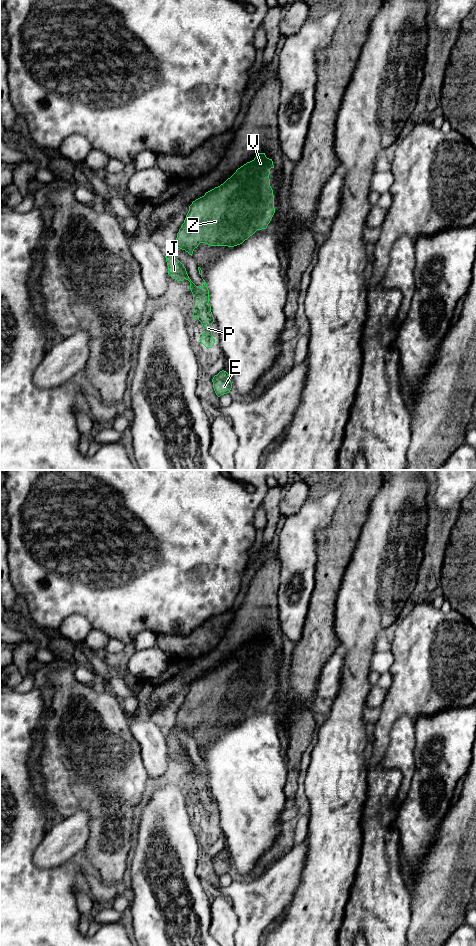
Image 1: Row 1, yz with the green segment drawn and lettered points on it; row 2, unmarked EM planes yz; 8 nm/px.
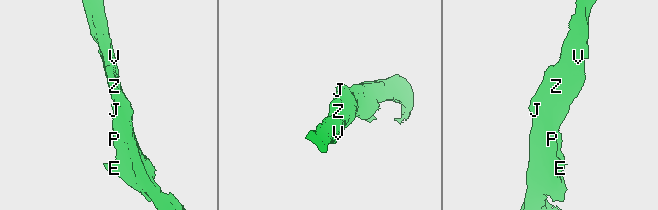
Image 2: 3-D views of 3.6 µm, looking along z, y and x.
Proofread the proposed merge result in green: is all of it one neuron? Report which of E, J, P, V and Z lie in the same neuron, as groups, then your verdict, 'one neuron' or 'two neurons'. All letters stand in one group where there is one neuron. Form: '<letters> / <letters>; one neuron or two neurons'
E J P V Z; one neuron

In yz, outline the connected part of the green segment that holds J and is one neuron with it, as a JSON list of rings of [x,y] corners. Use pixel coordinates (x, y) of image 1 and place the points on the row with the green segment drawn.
[[[171,253],[166,255],[166,262],[168,266],[168,275],[177,281],[183,281],[184,279],[190,282],[190,290],[193,294],[193,314],[192,317],[198,319],[203,327],[202,337],[200,338],[201,344],[206,348],[212,348],[215,343],[215,339],[212,335],[212,323],[214,317],[211,312],[211,306],[209,303],[209,290],[207,284],[204,281],[202,287],[196,286],[189,278],[186,268],[178,261]]]

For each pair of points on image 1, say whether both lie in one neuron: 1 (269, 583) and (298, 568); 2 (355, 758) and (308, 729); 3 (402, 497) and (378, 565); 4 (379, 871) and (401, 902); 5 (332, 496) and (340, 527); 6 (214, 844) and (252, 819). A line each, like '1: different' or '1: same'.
1: different
2: different
3: same
4: same
5: different
6: different

